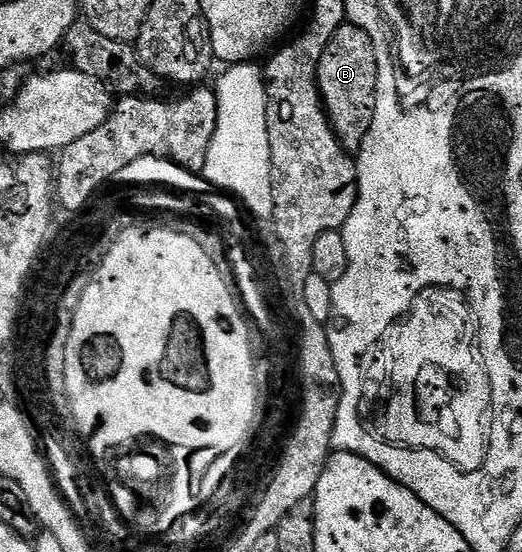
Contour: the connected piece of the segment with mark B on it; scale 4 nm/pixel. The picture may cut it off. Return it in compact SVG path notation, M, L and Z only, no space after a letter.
M346 23L334 31L334 39L324 49L322 59L318 63L318 83L320 84L320 98L324 101L324 110L328 112L328 120L332 122L332 128L336 130L336 138L343 143L349 151L359 150L366 135L372 132L374 123L374 111L378 87L378 59L374 51L374 43L370 35L362 27Z

